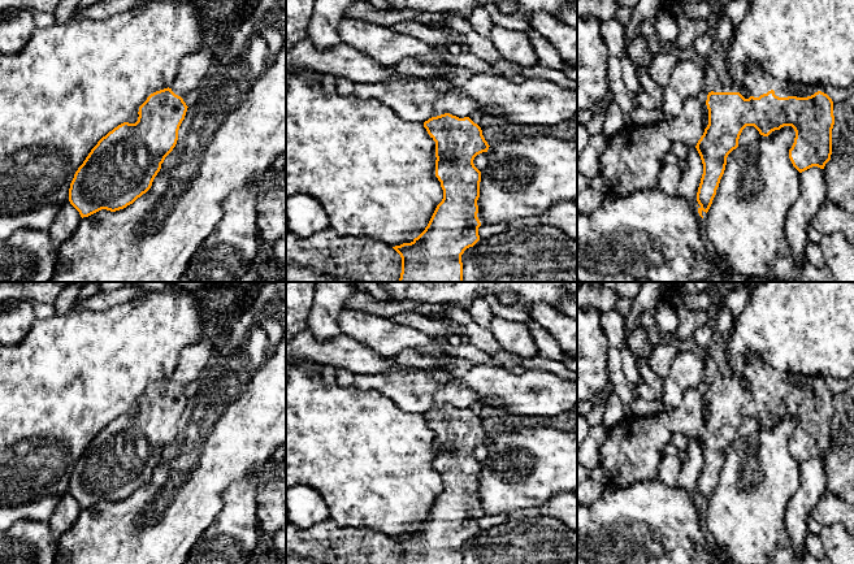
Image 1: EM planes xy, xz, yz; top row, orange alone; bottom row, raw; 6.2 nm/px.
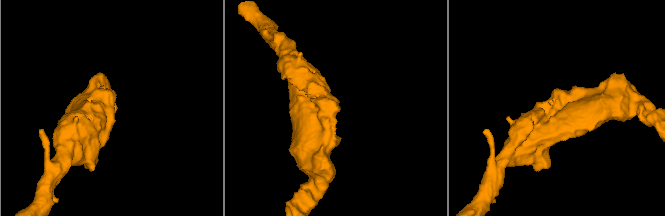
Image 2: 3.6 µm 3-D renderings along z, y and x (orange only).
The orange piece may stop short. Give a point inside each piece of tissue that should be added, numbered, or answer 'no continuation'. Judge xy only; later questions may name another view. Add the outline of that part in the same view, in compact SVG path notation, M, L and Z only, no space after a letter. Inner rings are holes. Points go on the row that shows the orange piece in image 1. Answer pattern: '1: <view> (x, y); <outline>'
1: xy (193, 69); M204 44L199 51L185 56L172 82L172 91L182 97L191 90L199 88L216 58L214 52Z

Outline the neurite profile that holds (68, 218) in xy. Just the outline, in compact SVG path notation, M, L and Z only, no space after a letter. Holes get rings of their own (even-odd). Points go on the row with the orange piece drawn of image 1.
M69 200L61 204L61 209L48 230L51 242L56 247L61 246L77 230L81 220L82 217L79 212L70 204Z

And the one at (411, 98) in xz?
M396 71L390 78L378 83L355 83L354 95L360 99L377 99L403 120L419 123L445 113L464 118L478 110L478 104L468 96L455 91L442 94L433 90L424 78L403 75Z

